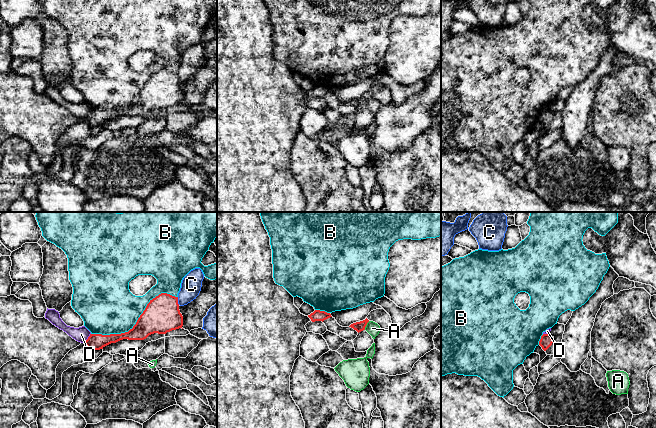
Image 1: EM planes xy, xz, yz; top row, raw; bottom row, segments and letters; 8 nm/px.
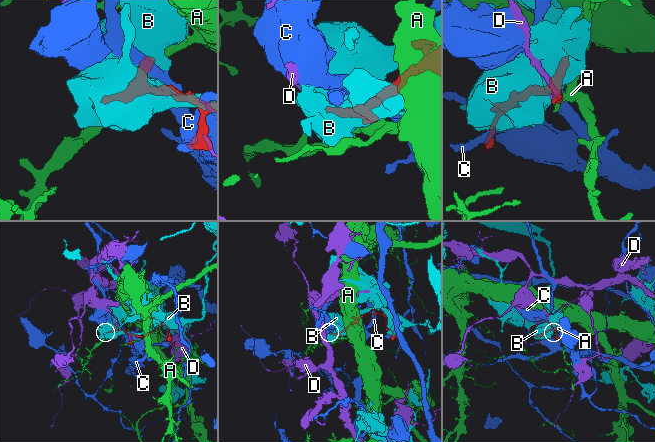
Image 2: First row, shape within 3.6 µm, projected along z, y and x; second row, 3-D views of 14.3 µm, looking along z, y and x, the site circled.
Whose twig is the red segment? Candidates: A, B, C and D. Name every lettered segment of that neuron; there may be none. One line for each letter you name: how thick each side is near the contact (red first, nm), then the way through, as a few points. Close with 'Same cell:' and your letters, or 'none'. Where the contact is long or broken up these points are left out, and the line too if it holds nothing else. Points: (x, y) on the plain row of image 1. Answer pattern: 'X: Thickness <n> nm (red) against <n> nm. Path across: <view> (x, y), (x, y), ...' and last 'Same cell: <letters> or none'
Same cell: none

